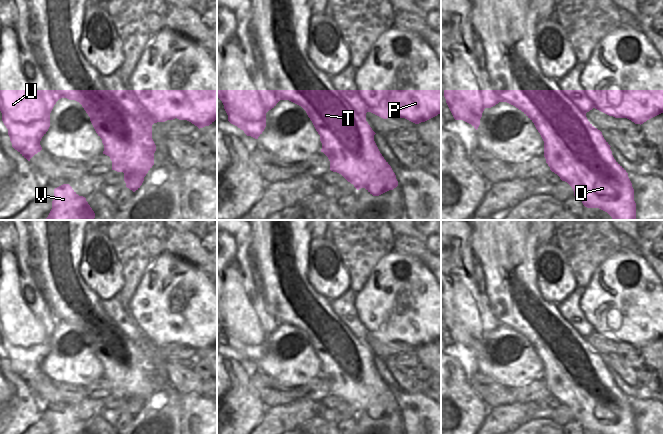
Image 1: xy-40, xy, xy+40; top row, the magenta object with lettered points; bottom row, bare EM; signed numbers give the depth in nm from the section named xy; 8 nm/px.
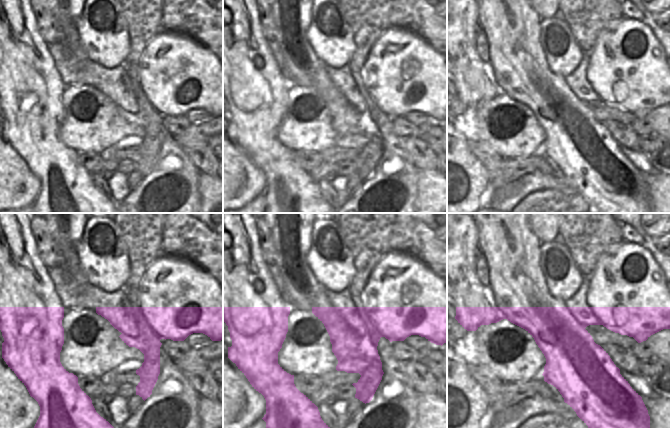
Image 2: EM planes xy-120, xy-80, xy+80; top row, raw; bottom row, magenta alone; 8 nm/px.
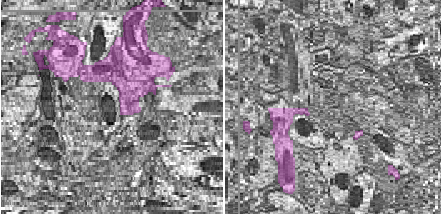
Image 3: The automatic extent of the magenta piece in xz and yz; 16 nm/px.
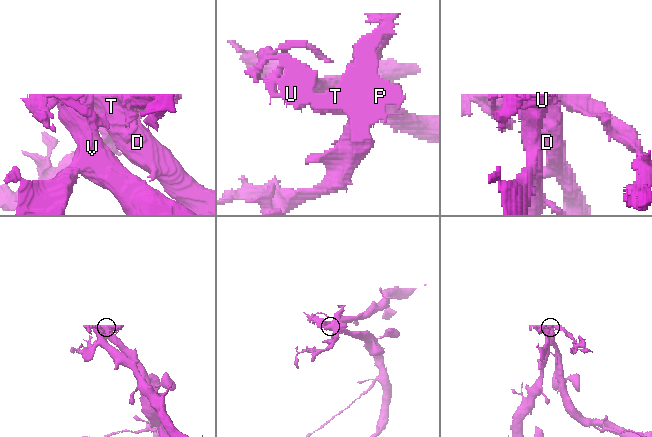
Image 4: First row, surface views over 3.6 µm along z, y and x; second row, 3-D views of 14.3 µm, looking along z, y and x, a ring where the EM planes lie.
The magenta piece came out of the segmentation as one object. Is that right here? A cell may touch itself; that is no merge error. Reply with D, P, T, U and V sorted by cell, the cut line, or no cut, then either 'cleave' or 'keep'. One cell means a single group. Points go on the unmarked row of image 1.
groups D P T / U V; cut xy+40 (499, 314), (499, 320), (502, 325); cleave

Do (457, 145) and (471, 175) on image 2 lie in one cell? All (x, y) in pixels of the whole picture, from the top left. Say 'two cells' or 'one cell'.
one cell

